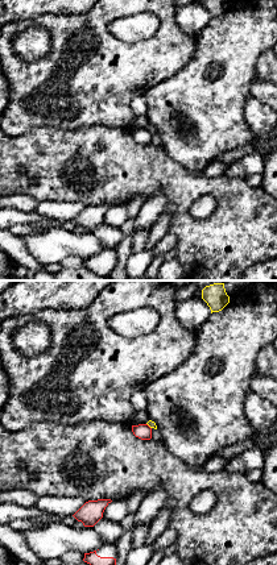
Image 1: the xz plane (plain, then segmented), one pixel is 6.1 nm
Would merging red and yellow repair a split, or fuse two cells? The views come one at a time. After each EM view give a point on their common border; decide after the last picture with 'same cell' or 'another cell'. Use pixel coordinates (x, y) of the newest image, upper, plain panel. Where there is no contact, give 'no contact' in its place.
meets red at (148, 131)

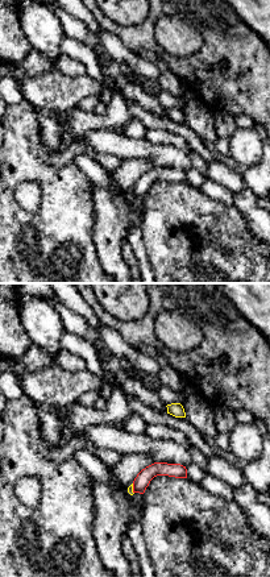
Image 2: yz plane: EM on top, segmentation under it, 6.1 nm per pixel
meets red at (133, 194)

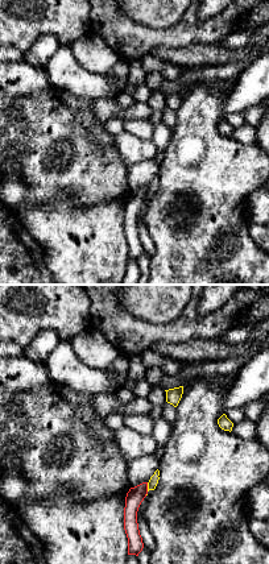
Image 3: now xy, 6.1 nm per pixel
meets red at (147, 191)

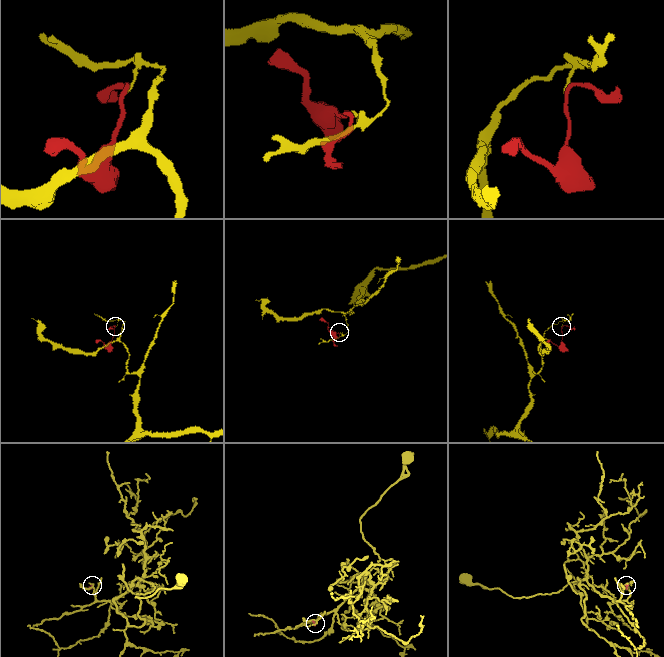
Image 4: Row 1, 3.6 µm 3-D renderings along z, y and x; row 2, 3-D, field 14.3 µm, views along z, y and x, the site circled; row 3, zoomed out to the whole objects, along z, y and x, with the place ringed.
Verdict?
another cell

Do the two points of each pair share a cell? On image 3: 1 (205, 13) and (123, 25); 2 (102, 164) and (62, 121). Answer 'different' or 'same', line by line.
1: different
2: same

